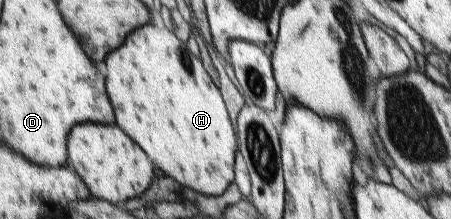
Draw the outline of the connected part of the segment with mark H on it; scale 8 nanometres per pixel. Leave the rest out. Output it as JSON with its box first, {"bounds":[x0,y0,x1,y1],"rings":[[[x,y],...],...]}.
{"bounds":[102,23,241,196],"rings":[[[148,23],[129,34],[125,44],[106,57],[102,68],[106,77],[107,96],[114,107],[116,125],[123,129],[124,133],[127,133],[132,141],[135,141],[144,150],[150,161],[158,169],[162,169],[166,176],[176,179],[178,183],[195,192],[207,196],[222,196],[235,181],[235,155],[241,153],[240,145],[238,145],[240,128],[236,129],[236,117],[232,117],[232,109],[228,109],[228,97],[224,97],[224,89],[220,89],[218,81],[214,81],[212,73],[208,73],[208,65],[204,65],[204,61],[200,61],[194,56],[188,50],[188,45],[178,39],[174,32],[172,33],[166,26],[164,29],[160,29],[152,23]]]}

